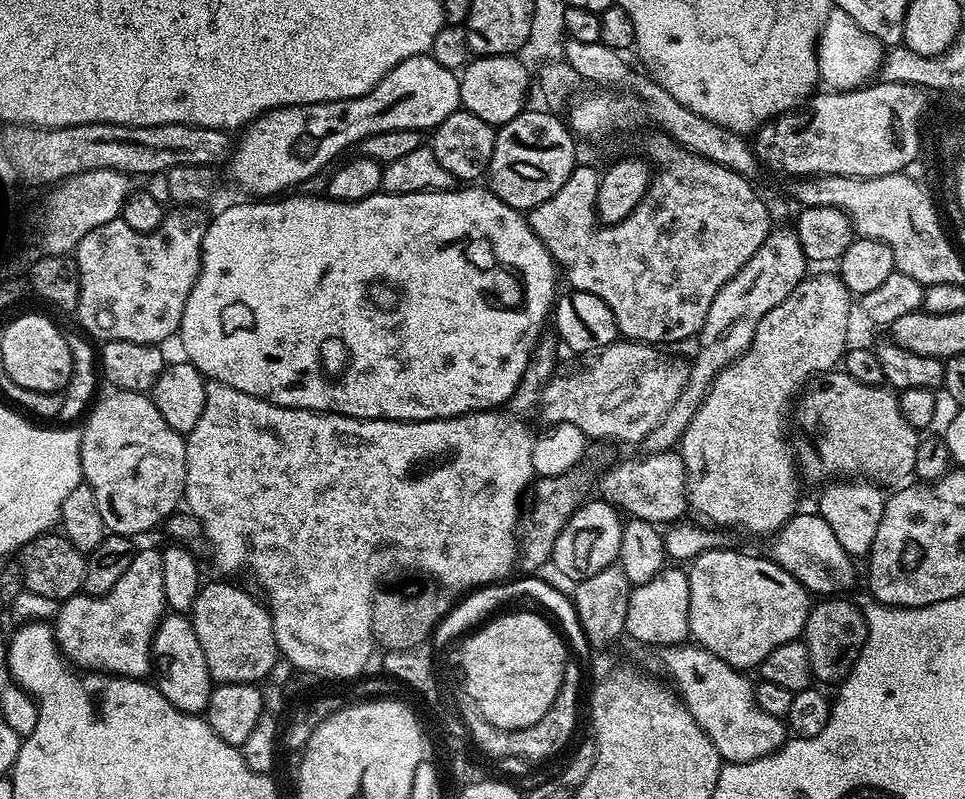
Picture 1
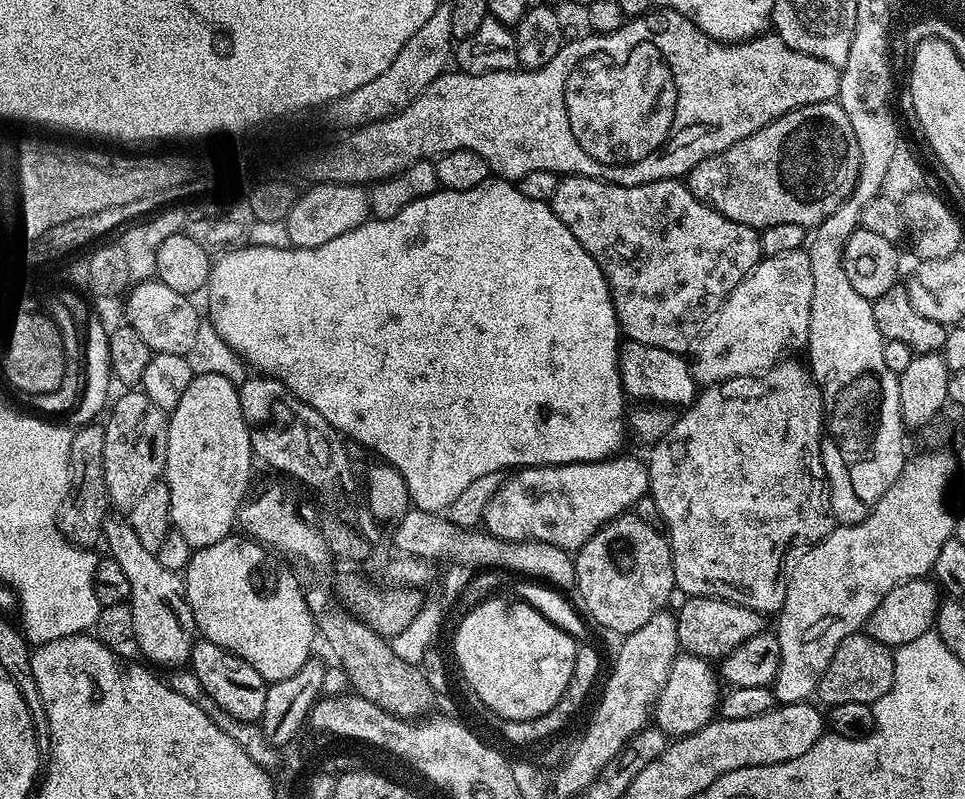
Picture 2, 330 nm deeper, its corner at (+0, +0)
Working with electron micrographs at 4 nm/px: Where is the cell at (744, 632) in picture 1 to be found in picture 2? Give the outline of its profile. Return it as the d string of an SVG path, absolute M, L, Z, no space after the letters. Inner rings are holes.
M690 596L675 613L678 626L678 642L687 655L701 656L709 662L719 661L728 656L730 650L742 646L746 638L765 631L765 617L741 604L719 600L713 596Z

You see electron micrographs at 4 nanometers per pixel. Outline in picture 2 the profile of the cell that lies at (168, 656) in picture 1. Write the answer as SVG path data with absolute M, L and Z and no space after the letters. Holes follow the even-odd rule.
M109 519L104 525L102 540L104 544L108 543L107 555L122 566L126 582L130 582L128 600L134 614L132 638L135 647L140 647L141 654L145 656L143 659L149 665L161 664L167 670L187 665L191 661L192 645L196 643L198 633L190 602L186 598L183 575L166 570L160 557L142 546L138 534L134 534L134 526L127 519Z

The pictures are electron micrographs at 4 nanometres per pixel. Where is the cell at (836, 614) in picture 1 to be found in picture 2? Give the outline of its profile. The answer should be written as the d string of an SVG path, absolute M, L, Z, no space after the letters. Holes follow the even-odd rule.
M863 631L855 632L840 643L834 650L834 658L830 658L830 666L826 666L826 674L822 674L818 689L819 703L824 706L845 704L846 702L862 702L875 704L882 694L890 690L894 682L894 652L889 645L878 642Z

